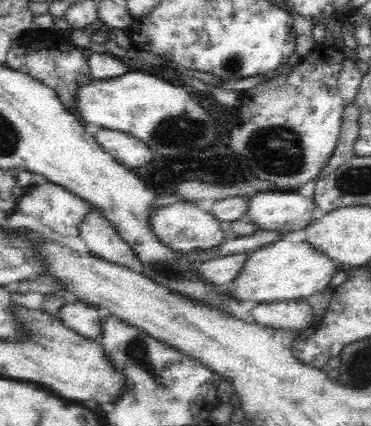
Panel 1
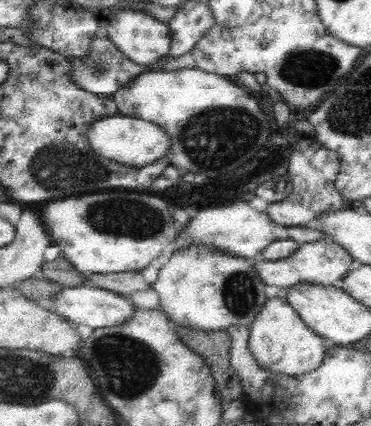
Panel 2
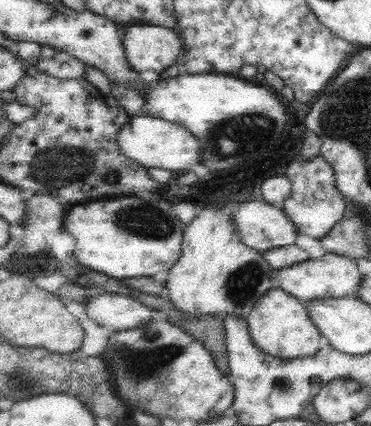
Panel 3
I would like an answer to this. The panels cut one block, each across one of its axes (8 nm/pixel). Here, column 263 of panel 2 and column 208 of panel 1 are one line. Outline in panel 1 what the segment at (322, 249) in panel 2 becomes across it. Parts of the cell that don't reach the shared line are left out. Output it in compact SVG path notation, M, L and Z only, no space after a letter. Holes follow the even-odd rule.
M232 254L232 256L214 258L204 264L198 264L196 274L202 282L206 282L210 286L214 286L214 284L226 286L228 282L234 282L234 278L238 278L246 260L248 260L248 254Z

